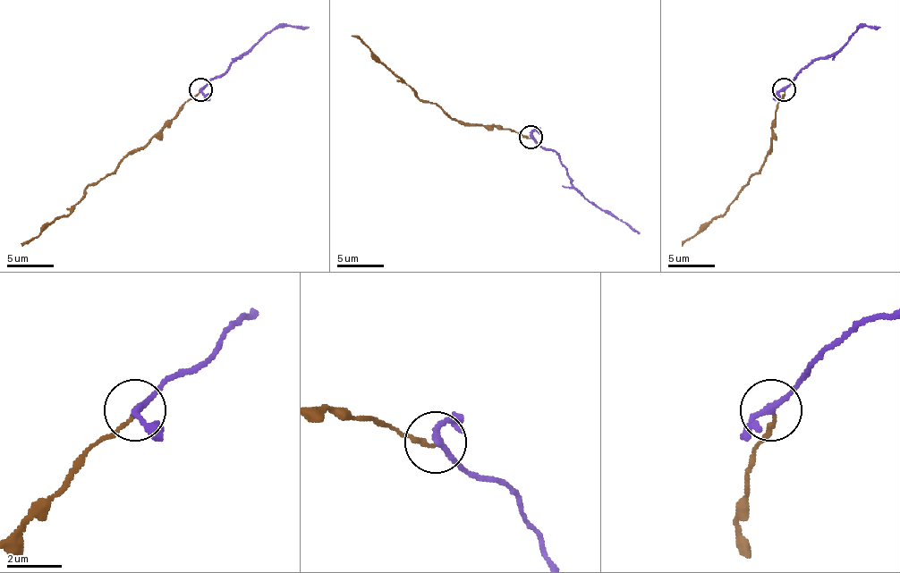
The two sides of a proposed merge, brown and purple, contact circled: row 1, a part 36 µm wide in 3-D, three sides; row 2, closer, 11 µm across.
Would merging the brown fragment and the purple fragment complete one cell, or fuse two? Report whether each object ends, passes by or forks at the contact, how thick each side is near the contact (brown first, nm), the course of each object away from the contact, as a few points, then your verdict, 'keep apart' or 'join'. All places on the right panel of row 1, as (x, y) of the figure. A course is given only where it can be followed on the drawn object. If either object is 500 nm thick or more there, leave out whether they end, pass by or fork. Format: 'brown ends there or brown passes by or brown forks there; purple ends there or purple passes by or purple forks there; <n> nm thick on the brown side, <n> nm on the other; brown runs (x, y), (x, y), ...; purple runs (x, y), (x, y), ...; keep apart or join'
brown ends there; purple passes by; 130 nm thick on the brown side, 220 nm on the other; brown runs (785, 90), (771, 128), (771, 151), (764, 164), (720, 216), (710, 218), (683, 246); purple runs (783, 90), (820, 58), (829, 58), (864, 25), (880, 28); join

